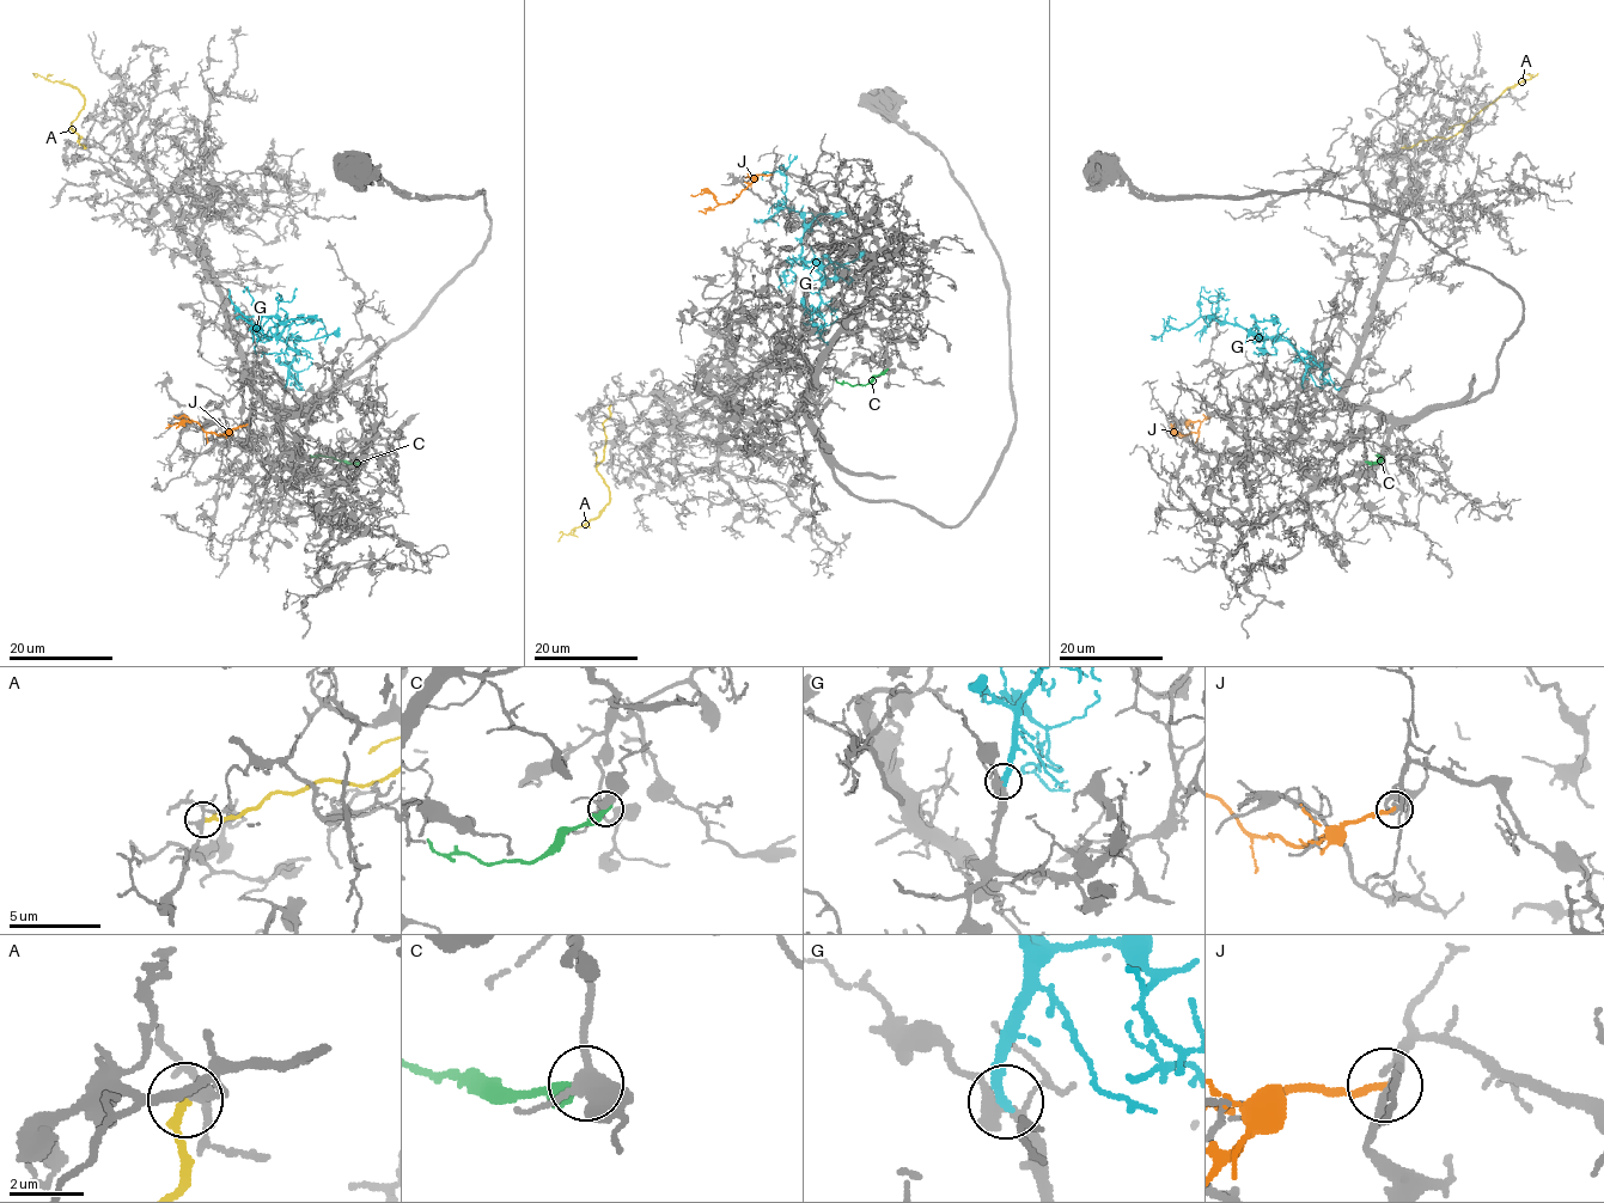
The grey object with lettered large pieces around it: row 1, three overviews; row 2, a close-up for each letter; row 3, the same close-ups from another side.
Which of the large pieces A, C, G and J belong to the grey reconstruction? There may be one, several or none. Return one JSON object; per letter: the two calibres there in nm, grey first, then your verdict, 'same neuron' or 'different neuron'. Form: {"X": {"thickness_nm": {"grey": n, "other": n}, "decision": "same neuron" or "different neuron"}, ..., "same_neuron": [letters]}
{"A": {"thickness_nm": {"grey": 220, "other": 240}, "decision": "different neuron"}, "C": {"thickness_nm": {"grey": 320, "other": 360}, "decision": "different neuron"}, "G": {"thickness_nm": {"grey": 280, "other": 320}, "decision": "same neuron"}, "J": {"thickness_nm": {"grey": 200, "other": 200}, "decision": "different neuron"}, "same_neuron": ["G"]}

